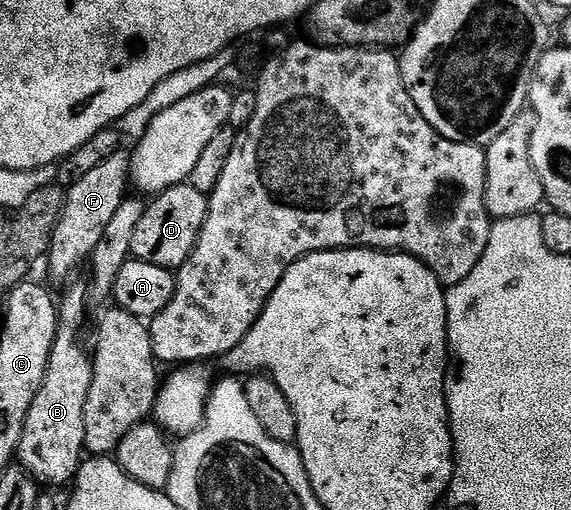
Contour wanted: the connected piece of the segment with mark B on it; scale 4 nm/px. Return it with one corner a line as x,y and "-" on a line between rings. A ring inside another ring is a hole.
71,286
57,302
59,326
45,368
45,380
23,421
17,462
43,488
63,488
74,479
85,458
85,400
93,380
92,355
79,343
79,329
89,299
87,286

